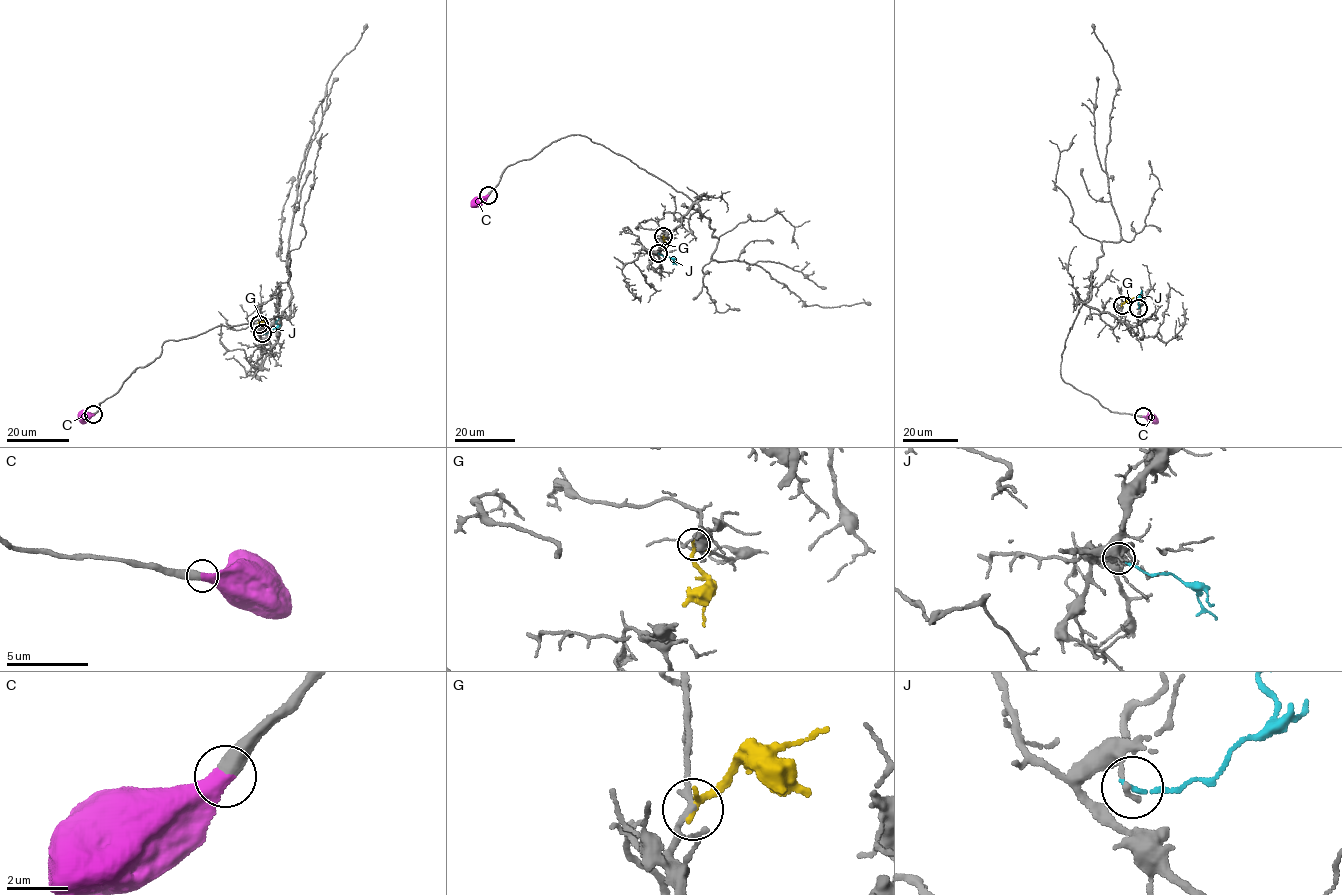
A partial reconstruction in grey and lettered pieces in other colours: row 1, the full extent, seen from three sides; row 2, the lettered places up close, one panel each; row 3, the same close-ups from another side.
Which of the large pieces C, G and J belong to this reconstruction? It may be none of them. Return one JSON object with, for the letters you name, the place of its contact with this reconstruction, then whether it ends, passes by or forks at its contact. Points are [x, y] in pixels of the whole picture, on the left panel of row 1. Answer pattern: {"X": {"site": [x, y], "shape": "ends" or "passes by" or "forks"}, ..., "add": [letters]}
{"C": {"site": [93, 414], "shape": "ends"}, "add": ["C"]}

